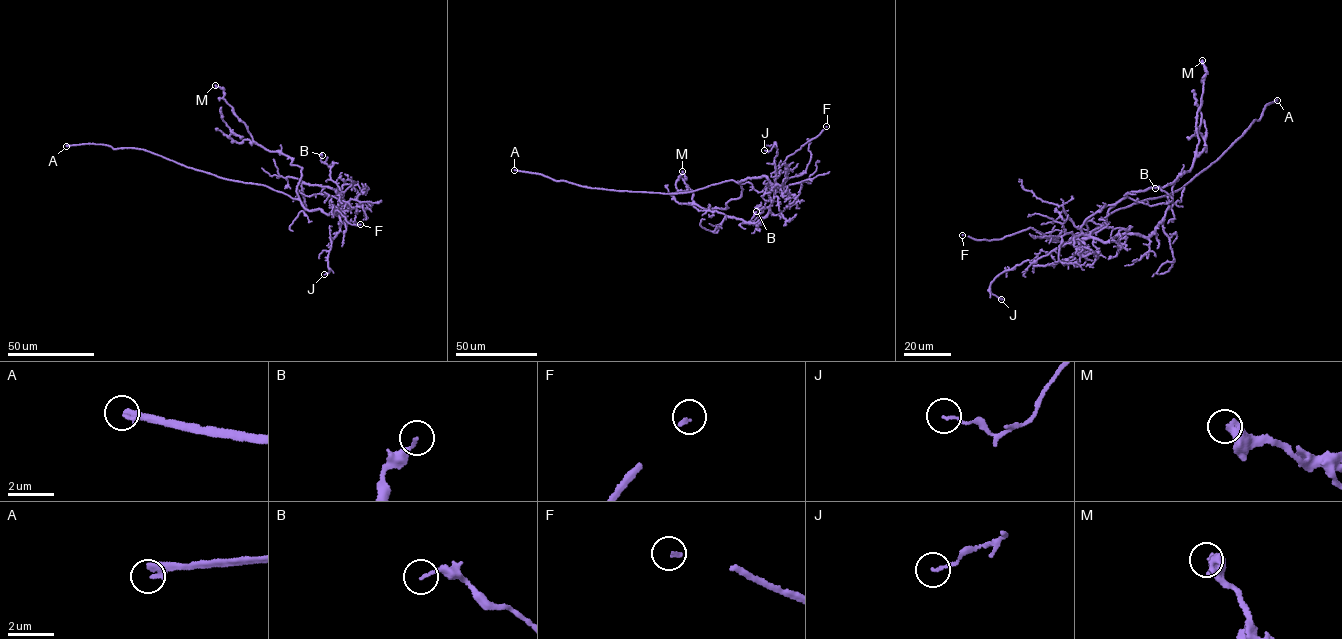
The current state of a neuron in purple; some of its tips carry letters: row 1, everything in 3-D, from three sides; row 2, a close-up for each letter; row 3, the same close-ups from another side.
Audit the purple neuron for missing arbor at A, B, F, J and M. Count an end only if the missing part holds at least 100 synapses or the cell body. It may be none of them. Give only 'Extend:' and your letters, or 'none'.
Extend: A, F

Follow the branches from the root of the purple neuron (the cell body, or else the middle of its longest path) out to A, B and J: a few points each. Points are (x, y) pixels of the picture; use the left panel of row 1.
A: (277, 191), (261, 184), (218, 177), (143, 149), (92, 143), (66, 146)
B: (277, 191), (300, 200), (309, 210), (329, 214), (341, 195), (330, 178), (330, 166), (321, 162), (322, 155)
J: (277, 191), (309, 210), (338, 211), (340, 229), (329, 237), (329, 271), (324, 274)

